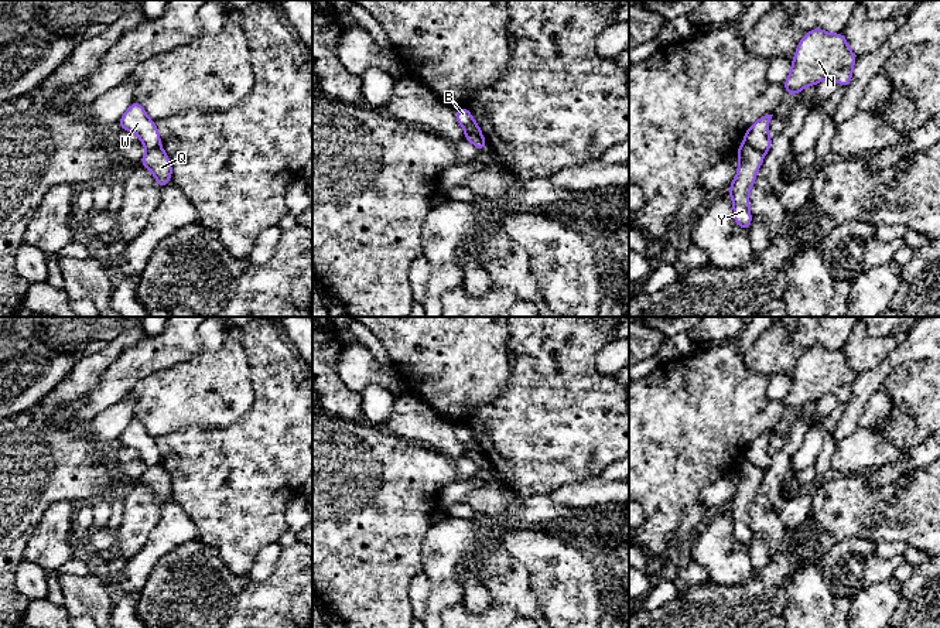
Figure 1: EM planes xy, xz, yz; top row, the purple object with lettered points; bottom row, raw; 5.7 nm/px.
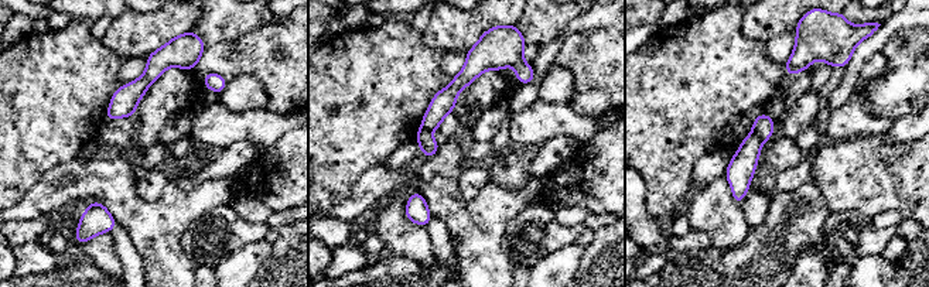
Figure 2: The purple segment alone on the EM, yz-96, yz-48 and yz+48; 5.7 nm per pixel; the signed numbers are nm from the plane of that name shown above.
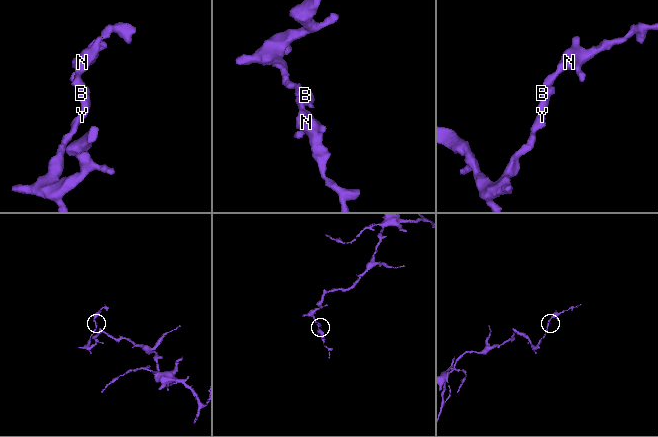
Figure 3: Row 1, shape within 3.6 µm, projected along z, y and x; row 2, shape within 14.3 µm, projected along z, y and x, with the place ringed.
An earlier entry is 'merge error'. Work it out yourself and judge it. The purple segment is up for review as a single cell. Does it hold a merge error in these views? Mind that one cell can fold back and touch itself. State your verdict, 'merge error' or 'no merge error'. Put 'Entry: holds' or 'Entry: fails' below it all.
merge error
Entry: holds

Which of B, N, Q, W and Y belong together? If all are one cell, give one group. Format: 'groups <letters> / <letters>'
groups B Q Y / N W

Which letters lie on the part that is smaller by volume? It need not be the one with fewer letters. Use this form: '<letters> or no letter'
N, W

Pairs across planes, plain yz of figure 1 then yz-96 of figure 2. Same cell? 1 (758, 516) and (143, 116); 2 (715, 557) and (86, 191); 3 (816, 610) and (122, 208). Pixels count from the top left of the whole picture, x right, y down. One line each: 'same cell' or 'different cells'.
1: different cells
2: different cells
3: same cell

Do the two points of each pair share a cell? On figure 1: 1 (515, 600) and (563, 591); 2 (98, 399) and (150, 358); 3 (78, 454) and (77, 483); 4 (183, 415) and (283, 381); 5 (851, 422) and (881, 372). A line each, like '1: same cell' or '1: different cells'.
1: different cells
2: same cell
3: same cell
4: different cells
5: same cell

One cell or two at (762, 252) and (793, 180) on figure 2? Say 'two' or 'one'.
two

